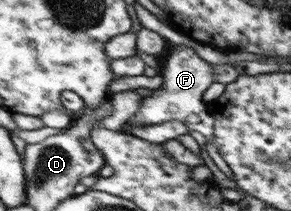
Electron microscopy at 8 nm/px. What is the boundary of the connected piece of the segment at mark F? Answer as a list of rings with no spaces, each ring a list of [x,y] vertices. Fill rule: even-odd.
[[[183,44],[173,45],[170,57],[165,59],[163,67],[159,69],[159,74],[163,77],[163,84],[160,88],[154,89],[150,96],[145,96],[137,110],[125,123],[122,129],[125,133],[130,133],[132,127],[147,127],[148,125],[161,125],[165,121],[178,119],[184,121],[185,127],[189,131],[199,131],[206,137],[206,150],[213,159],[216,166],[229,178],[233,179],[231,168],[225,163],[225,160],[217,152],[213,145],[212,129],[214,118],[205,113],[205,106],[202,102],[202,95],[207,88],[213,83],[213,68],[211,64],[201,58],[190,46],[185,47]],[[199,115],[200,121],[190,123],[185,121],[187,117]]]

